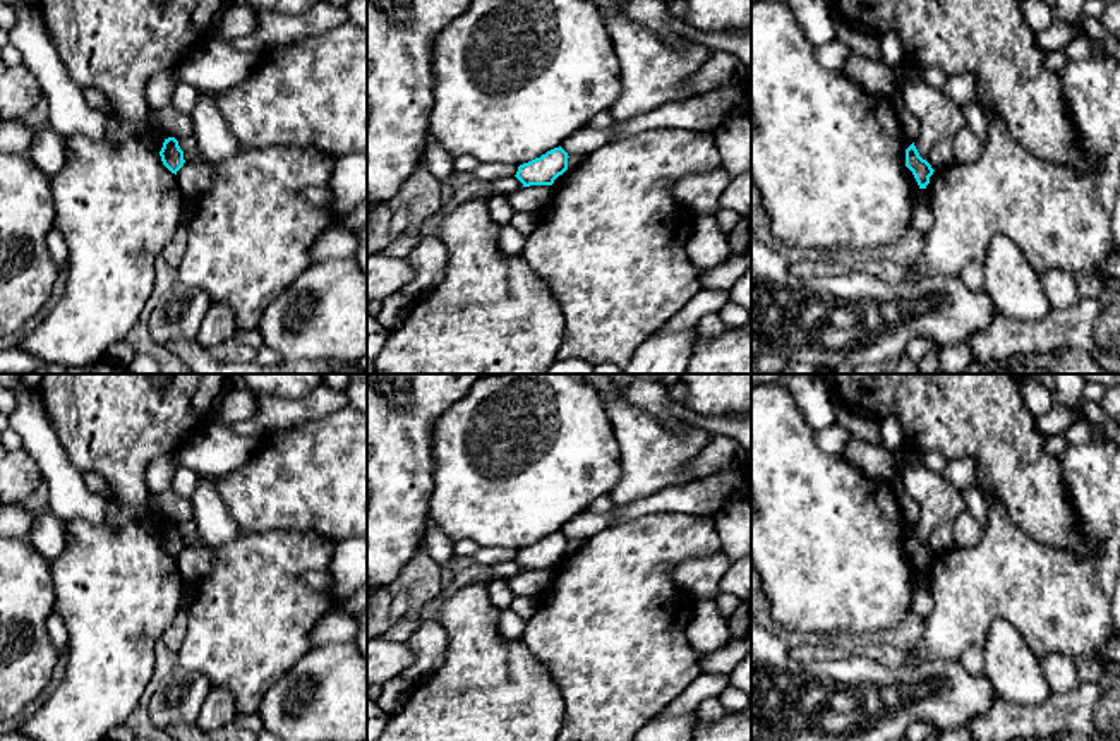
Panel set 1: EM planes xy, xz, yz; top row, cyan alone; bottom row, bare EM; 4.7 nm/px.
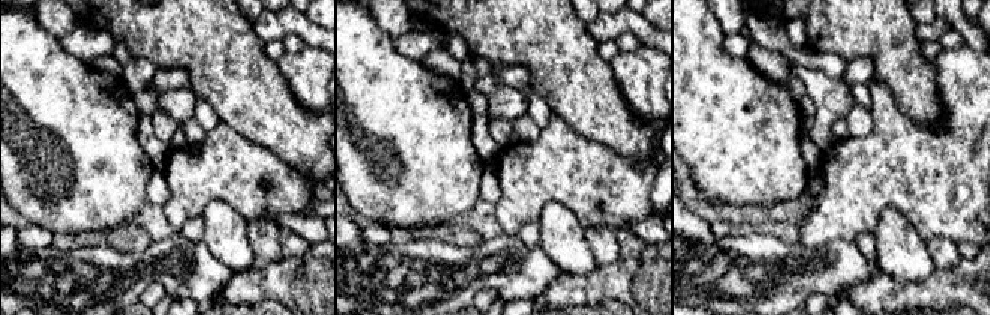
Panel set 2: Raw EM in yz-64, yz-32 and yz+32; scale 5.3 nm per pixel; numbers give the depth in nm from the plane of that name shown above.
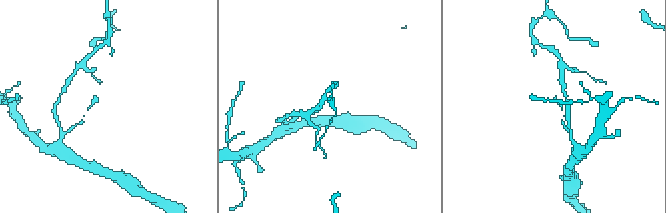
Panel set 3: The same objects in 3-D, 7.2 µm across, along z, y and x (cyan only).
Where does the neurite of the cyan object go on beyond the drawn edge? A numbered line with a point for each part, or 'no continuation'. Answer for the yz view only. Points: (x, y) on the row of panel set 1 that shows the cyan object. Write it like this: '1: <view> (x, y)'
no continuation

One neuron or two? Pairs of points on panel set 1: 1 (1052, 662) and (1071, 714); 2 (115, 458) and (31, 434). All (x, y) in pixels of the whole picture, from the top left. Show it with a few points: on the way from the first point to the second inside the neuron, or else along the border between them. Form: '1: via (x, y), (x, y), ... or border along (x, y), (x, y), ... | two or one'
1: border along (1081, 681), (1071, 690), (1052, 693) | two
2: border along (45, 405), (59, 443), (81, 472) | two

